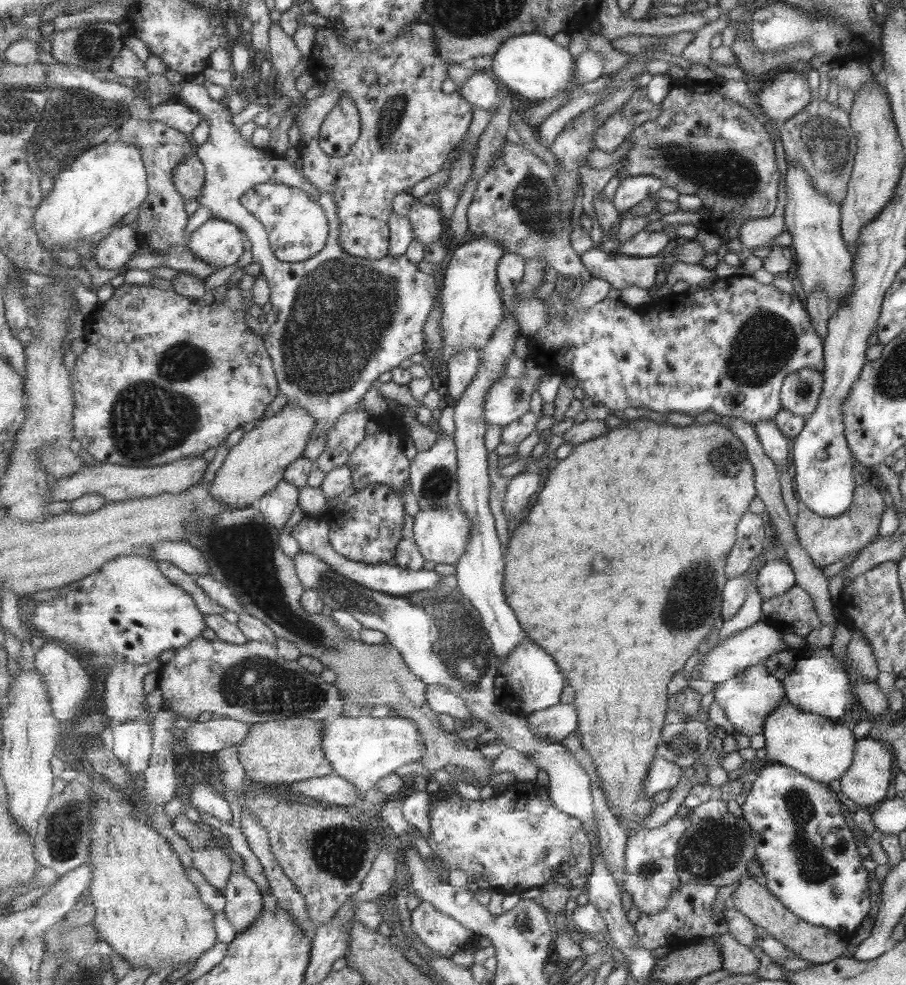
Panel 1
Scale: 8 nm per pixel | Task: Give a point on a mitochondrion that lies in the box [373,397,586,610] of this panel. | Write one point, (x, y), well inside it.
(437, 483)

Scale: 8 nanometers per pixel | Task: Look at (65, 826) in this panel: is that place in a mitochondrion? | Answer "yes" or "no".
yes

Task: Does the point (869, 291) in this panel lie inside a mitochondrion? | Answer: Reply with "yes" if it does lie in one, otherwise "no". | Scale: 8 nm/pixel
no

